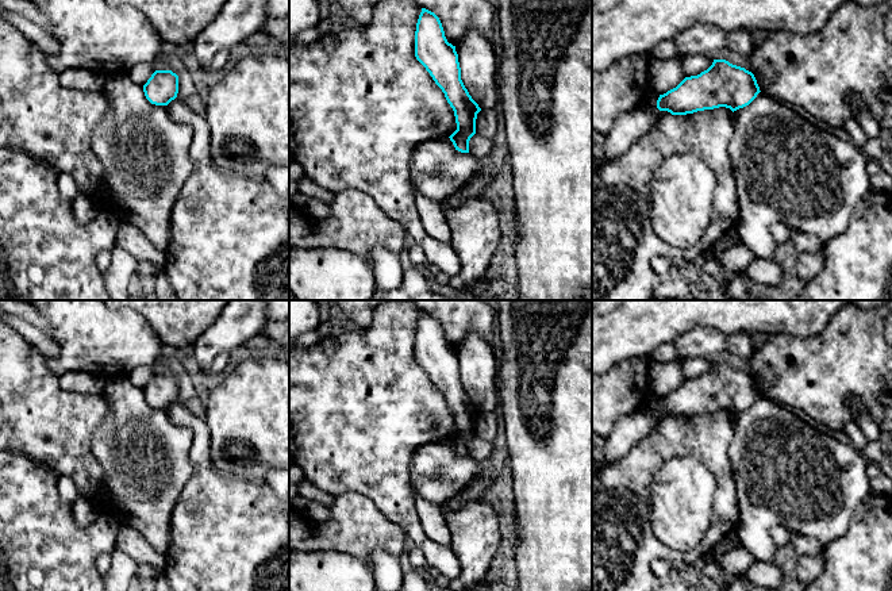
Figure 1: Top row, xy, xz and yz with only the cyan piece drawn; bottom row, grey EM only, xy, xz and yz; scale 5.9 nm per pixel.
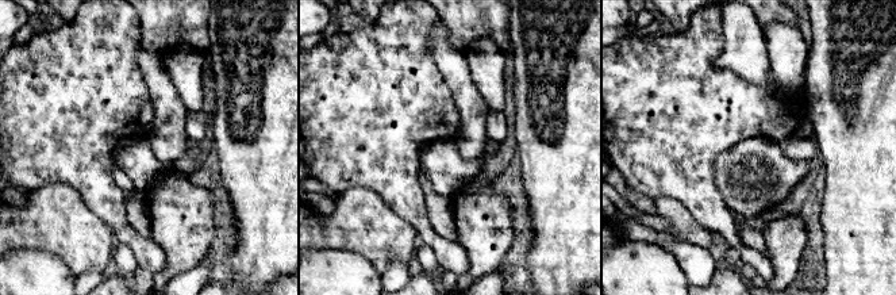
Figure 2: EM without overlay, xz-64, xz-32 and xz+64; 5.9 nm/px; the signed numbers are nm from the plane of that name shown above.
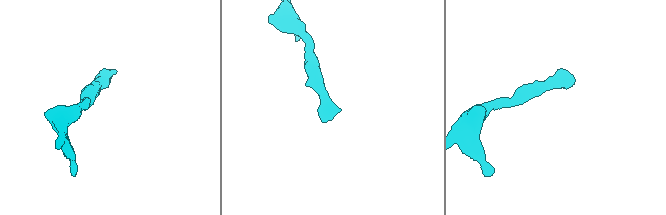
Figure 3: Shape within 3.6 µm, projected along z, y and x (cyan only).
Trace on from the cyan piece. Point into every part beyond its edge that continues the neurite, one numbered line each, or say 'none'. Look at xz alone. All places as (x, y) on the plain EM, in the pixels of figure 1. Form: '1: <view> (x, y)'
none

